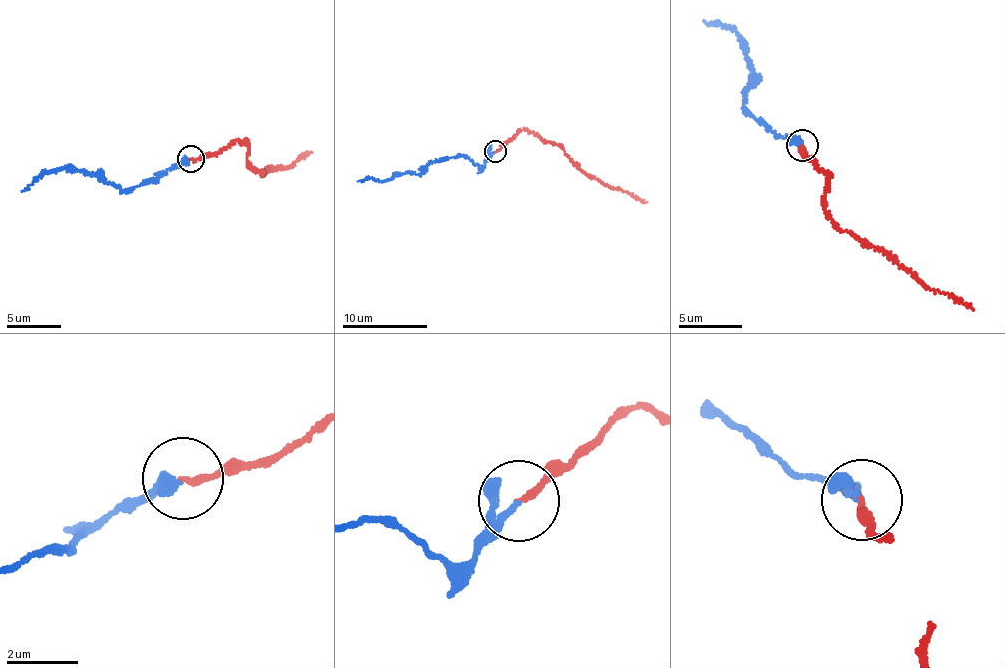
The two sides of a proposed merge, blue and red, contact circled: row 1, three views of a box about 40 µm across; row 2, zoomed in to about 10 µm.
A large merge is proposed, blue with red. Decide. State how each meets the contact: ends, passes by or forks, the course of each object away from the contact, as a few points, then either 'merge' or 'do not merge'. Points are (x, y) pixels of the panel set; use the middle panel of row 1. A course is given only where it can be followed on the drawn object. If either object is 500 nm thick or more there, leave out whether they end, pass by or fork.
blue passes by; red ends there; blue runs (495, 152), (489, 153), (483, 165), (462, 156), (438, 161), (420, 174), (358, 181); red runs (495, 152), (523, 129), (537, 132), (543, 142), (555, 143), (582, 170), (606, 185), (632, 193), (647, 202); do not merge

